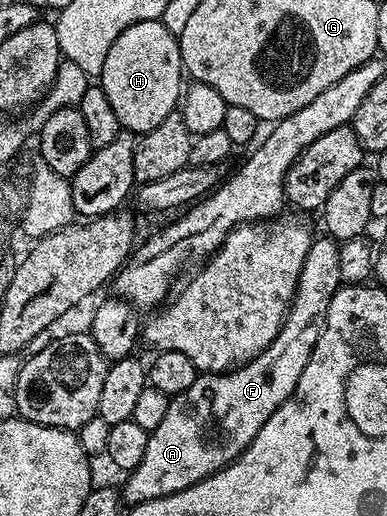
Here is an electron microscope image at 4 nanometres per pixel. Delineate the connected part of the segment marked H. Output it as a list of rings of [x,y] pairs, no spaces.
[[[163,21],[139,22],[130,28],[126,28],[122,32],[122,36],[118,36],[118,40],[114,40],[114,44],[110,44],[110,52],[106,52],[106,64],[102,64],[102,72],[98,75],[98,85],[106,92],[106,96],[110,99],[110,104],[114,108],[114,112],[118,116],[121,127],[125,130],[132,131],[133,134],[139,136],[150,132],[154,128],[158,128],[158,124],[162,124],[162,120],[166,120],[166,116],[170,116],[177,109],[178,103],[182,98],[182,85],[180,86],[180,74],[182,78],[182,67],[180,64],[180,43],[177,35],[171,34],[165,28]]]

